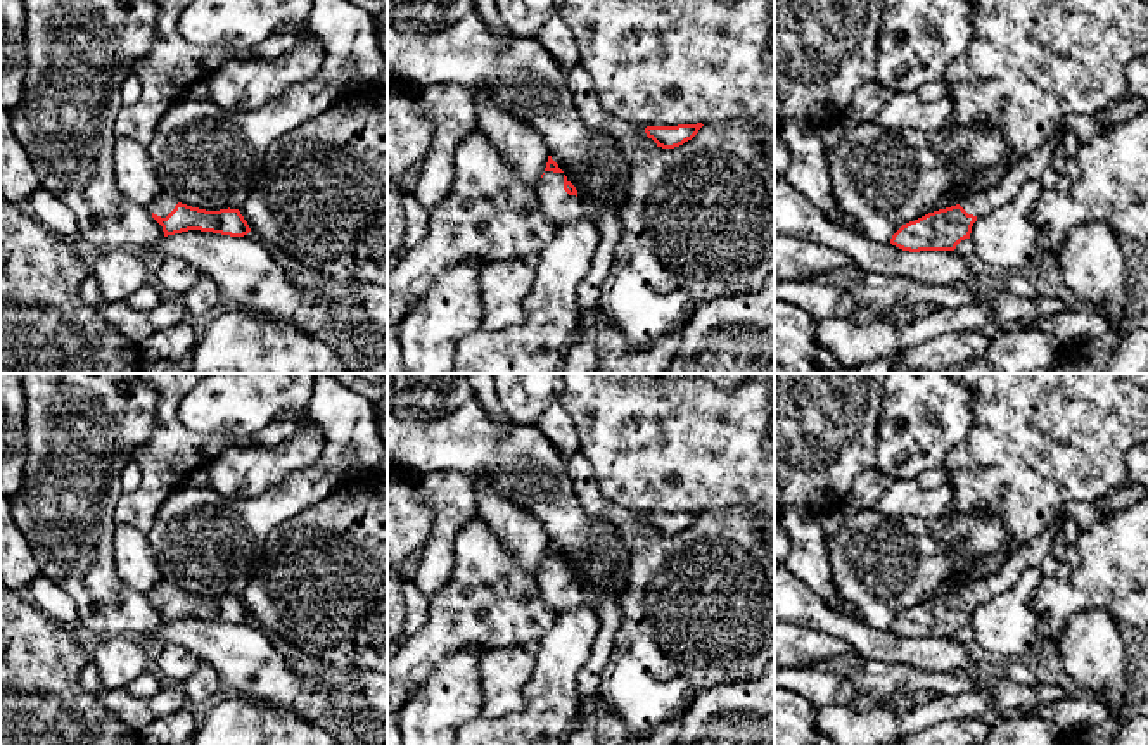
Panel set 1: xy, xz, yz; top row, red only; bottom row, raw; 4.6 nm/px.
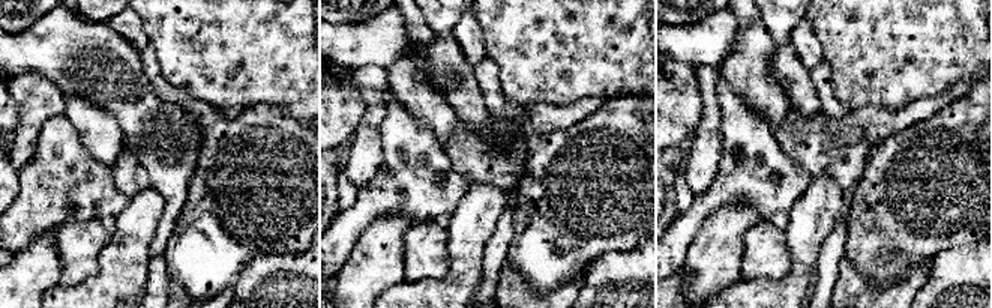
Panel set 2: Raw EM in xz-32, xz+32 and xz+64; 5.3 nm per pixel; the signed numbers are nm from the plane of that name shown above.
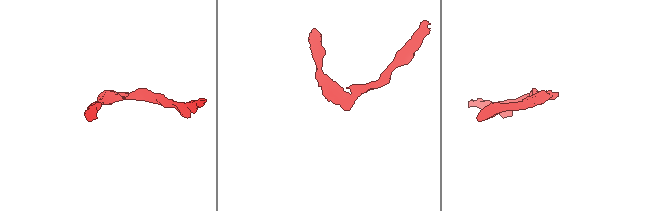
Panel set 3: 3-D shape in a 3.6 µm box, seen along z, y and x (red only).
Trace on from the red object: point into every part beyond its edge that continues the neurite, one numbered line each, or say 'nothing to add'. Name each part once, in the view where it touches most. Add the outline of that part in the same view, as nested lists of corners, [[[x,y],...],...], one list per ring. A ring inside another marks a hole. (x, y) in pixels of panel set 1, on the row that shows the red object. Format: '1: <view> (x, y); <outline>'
1: xz (555, 203); [[[545,171],[536,192],[543,214],[555,228],[565,221],[584,218],[579,199],[564,190],[564,173]]]

